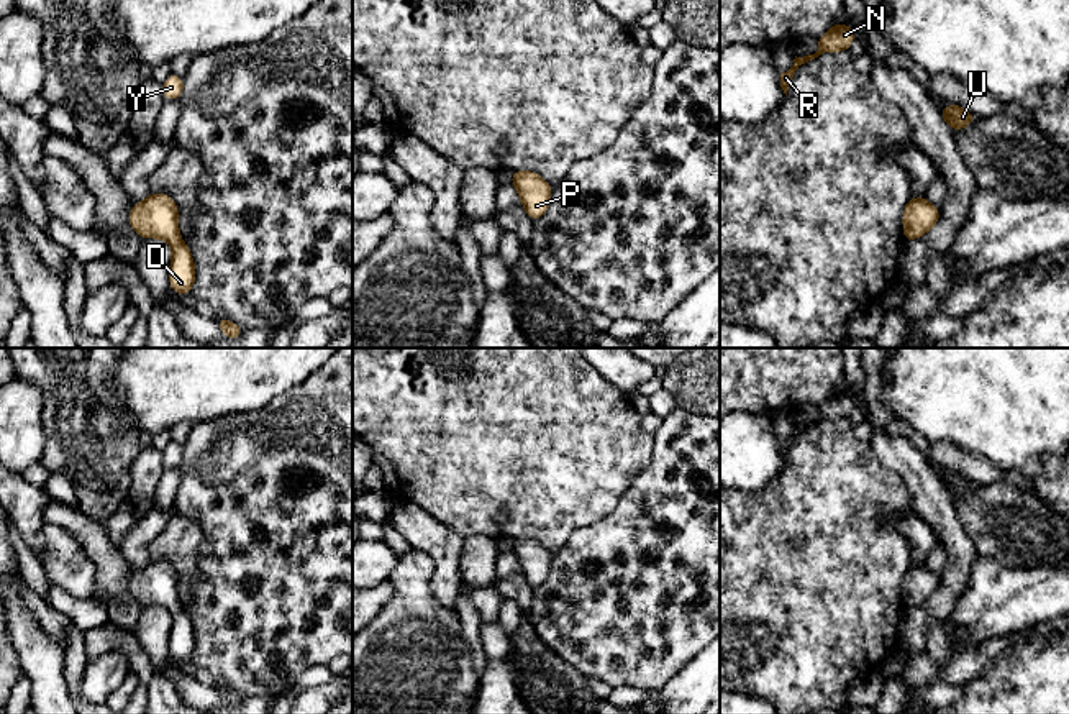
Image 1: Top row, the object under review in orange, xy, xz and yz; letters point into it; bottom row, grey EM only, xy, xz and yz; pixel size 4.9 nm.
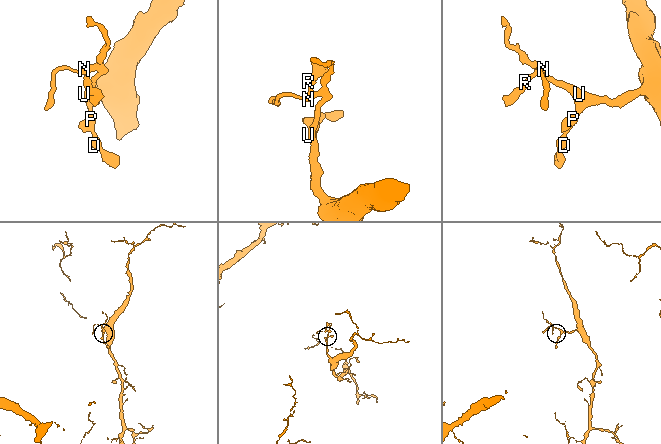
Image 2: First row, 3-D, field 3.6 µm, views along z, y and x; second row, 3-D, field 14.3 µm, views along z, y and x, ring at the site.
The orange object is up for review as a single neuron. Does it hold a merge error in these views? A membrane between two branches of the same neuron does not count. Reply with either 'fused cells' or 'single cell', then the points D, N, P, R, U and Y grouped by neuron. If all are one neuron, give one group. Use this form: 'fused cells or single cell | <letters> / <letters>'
single cell | D N P R U Y

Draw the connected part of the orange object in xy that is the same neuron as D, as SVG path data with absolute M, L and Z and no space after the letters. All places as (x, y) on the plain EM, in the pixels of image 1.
M149 561L141 571L133 571L128 593L143 606L162 606L172 616L169 652L184 663L195 652L195 632L189 612L179 602L179 576L169 561Z

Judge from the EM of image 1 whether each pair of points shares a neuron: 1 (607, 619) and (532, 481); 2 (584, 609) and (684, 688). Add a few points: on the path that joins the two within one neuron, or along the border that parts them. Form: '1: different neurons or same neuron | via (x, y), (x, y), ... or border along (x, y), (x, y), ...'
1: different neurons | border along (599, 521), (577, 527), (553, 555)
2: different neurons | border along (699, 652), (659, 688)

